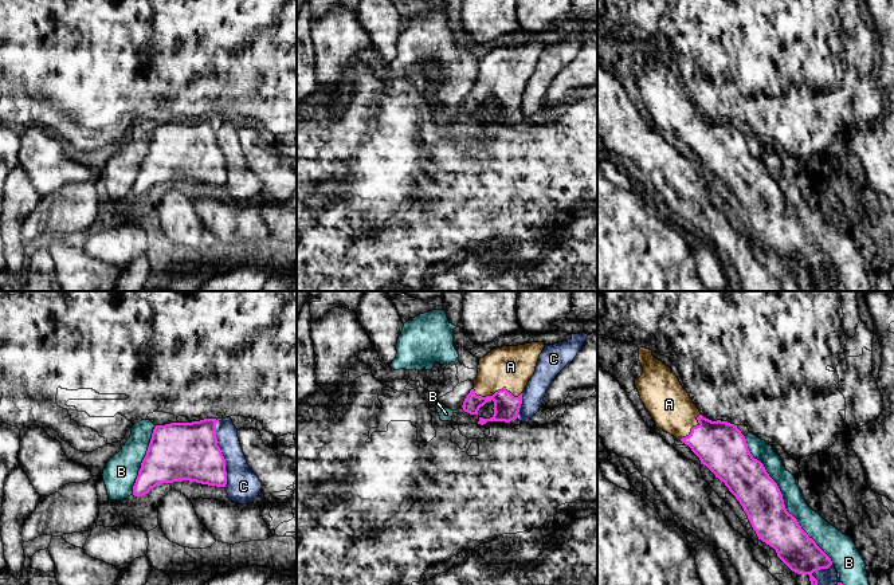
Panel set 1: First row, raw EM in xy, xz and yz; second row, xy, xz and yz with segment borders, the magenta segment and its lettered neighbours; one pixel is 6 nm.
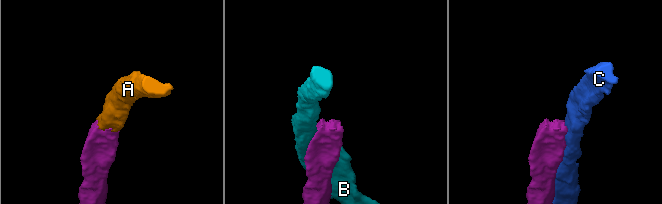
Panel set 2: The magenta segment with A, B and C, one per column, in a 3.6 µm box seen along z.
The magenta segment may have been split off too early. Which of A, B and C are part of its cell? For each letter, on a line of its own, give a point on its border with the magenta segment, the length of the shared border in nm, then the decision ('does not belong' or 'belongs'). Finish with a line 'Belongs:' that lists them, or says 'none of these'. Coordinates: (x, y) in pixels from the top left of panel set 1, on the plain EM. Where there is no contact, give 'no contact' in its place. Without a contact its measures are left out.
A: xz (497, 91) | 300 nm | belongs
B: yz (783, 199) | 950 nm | does not belong
C: xy (222, 153) | 400 nm | does not belong
Belongs: A

